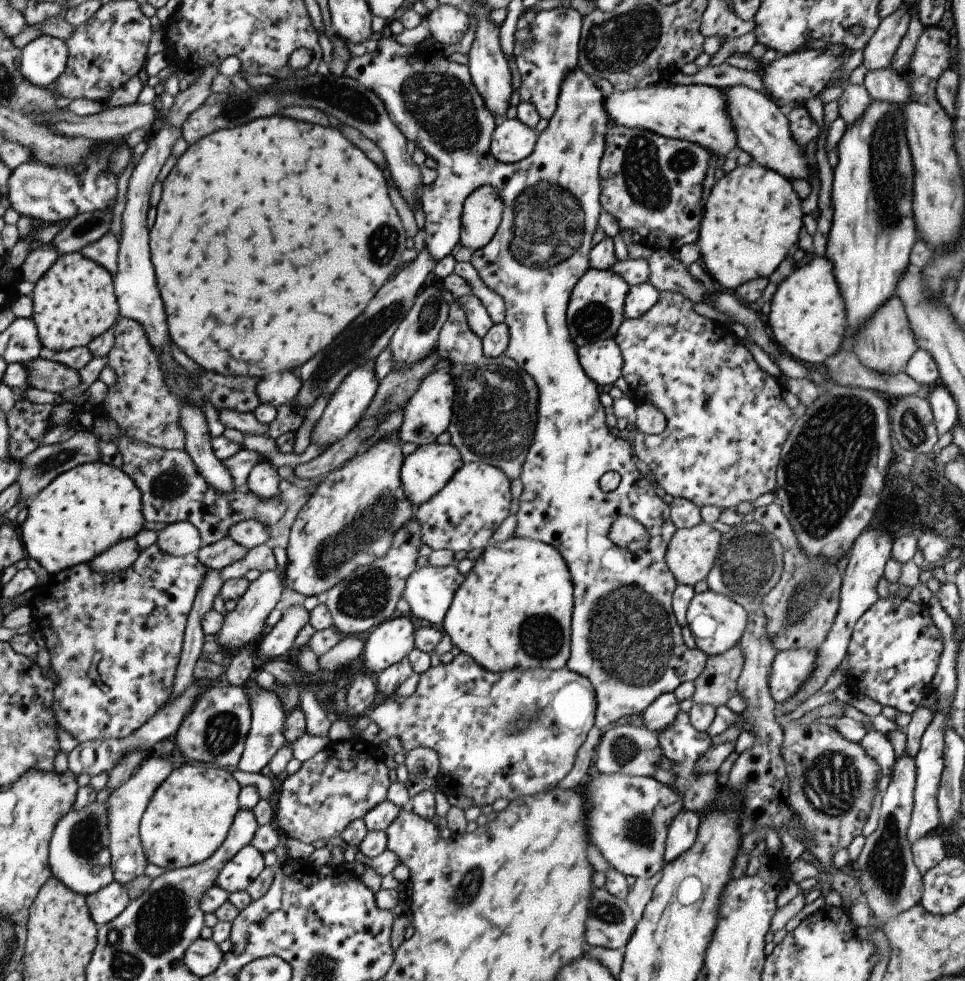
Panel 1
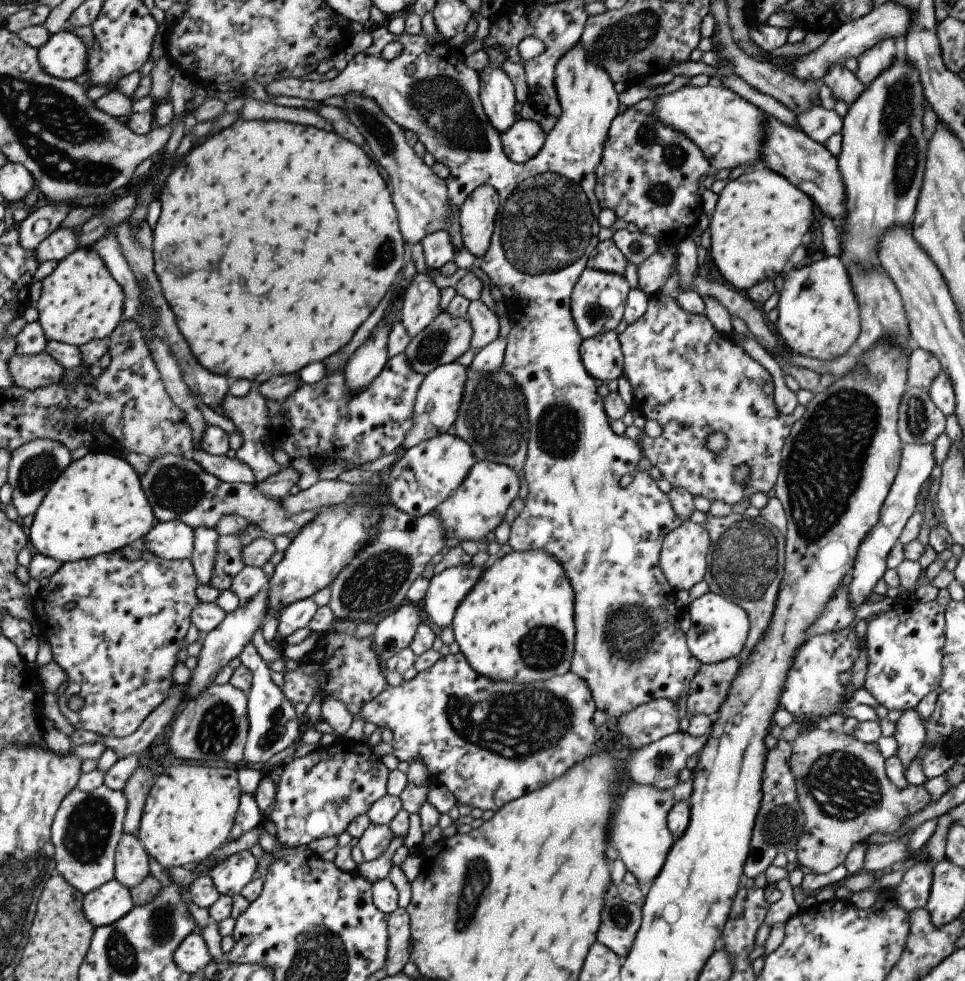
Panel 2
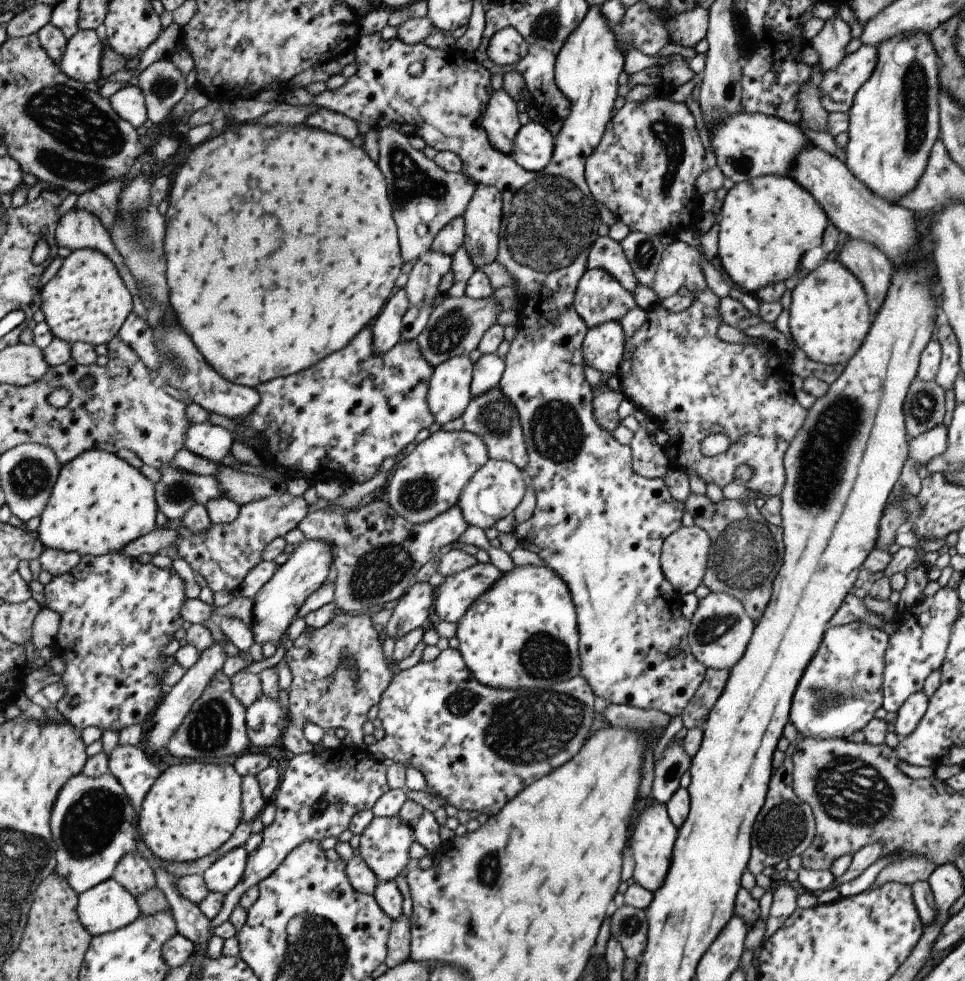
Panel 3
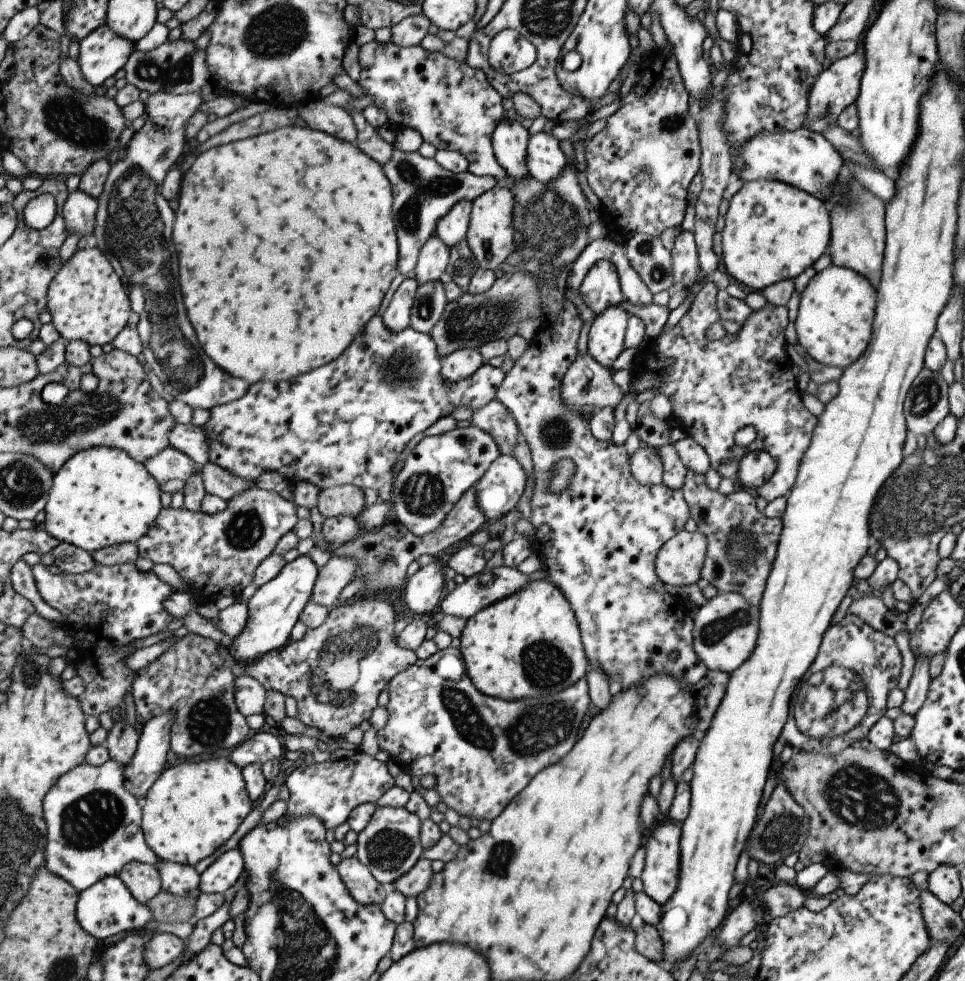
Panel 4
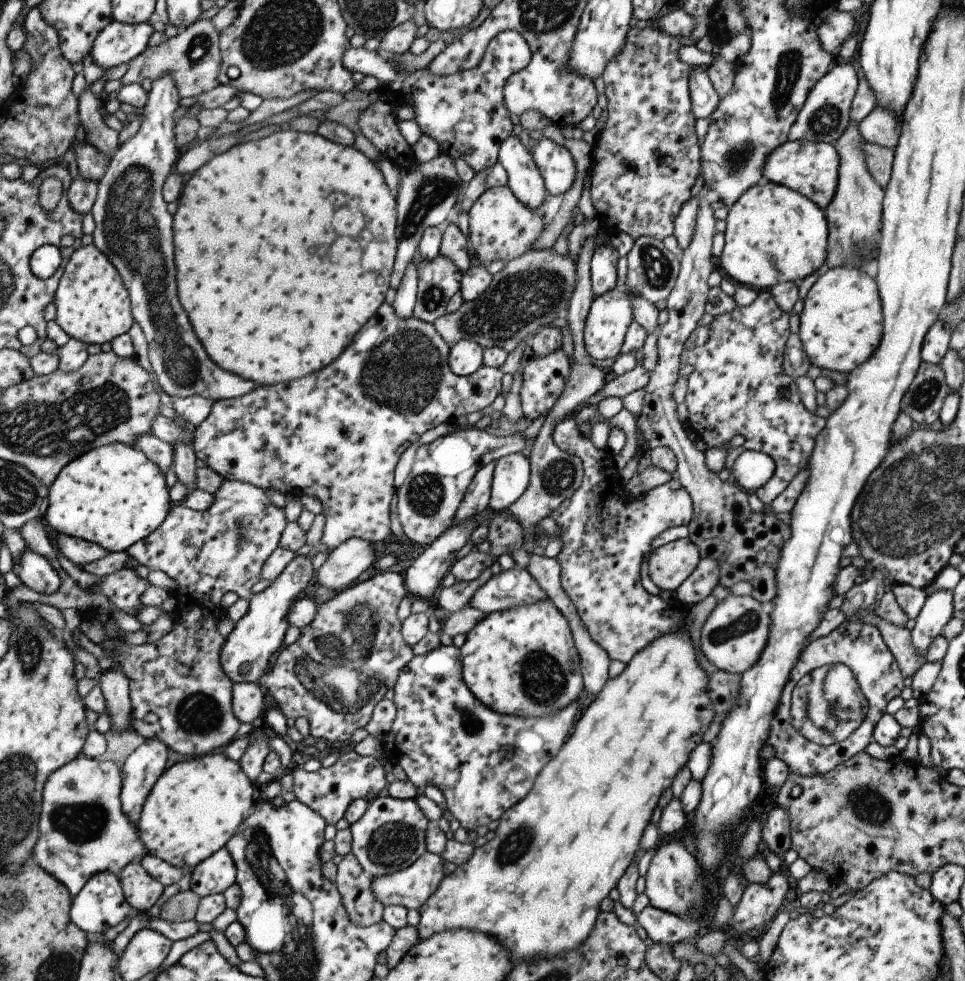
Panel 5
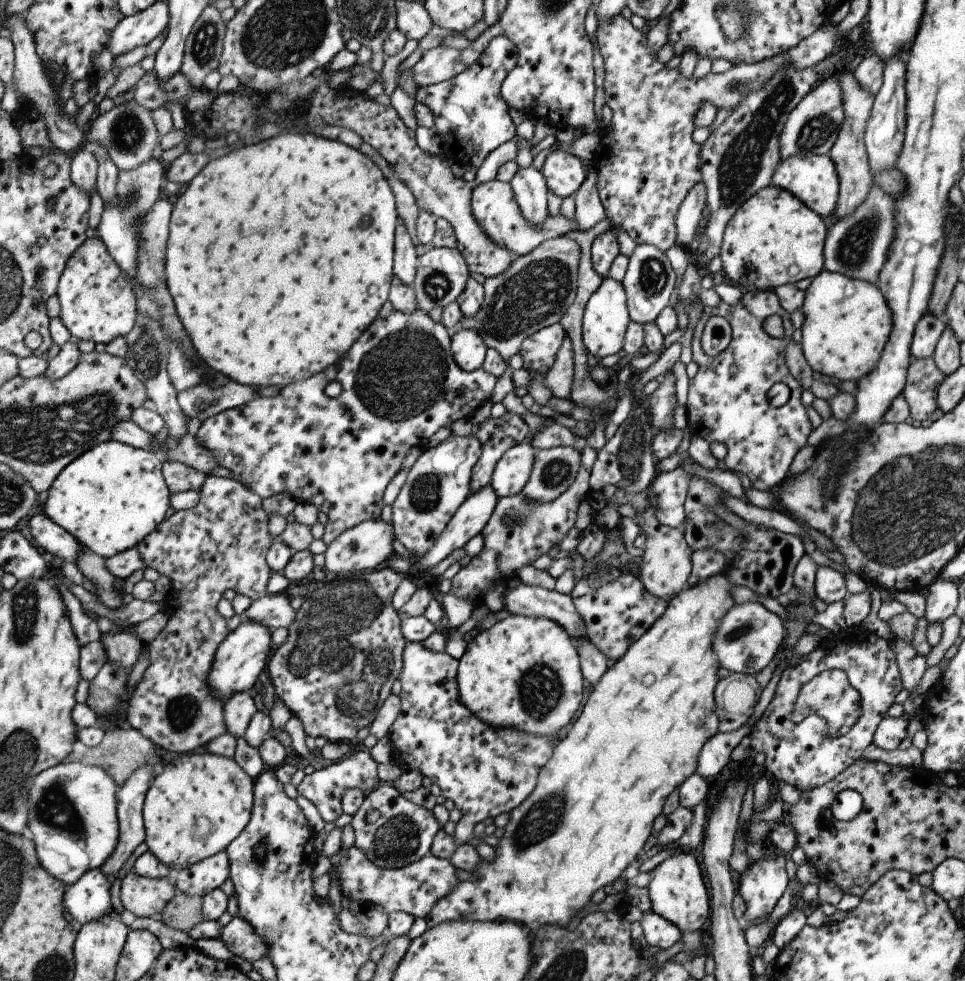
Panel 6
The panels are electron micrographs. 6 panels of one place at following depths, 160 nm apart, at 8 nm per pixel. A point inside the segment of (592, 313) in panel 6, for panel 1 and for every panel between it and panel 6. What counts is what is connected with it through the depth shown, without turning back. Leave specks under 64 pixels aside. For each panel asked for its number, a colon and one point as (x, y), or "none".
1: (601, 361)
2: (601, 355)
3: (602, 346)
4: (605, 337)
5: (609, 314)

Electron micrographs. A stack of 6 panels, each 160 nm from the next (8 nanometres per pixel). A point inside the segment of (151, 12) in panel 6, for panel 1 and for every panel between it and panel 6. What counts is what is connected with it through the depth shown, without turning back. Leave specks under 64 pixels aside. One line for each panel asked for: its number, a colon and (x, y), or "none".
1: (44, 60)
2: (66, 56)
3: (81, 59)
4: (103, 52)
5: (118, 43)

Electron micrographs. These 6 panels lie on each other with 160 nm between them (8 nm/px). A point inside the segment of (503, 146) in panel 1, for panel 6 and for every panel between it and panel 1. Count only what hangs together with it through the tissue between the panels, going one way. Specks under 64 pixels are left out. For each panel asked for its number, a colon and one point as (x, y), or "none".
2: (523, 139)
3: (533, 144)
4: (544, 160)
5: (555, 165)
6: (563, 173)

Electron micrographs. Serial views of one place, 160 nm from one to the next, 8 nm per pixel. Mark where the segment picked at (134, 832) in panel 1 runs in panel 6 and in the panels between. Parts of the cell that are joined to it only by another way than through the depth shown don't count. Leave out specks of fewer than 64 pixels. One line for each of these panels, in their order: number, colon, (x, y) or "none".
2: (131, 863)
3: (133, 872)
4: (142, 880)
5: (140, 889)
6: (142, 896)

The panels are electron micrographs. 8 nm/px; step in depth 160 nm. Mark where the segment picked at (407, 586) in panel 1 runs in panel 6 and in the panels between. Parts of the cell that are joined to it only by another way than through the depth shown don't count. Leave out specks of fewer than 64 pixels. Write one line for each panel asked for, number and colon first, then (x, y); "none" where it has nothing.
2: (446, 590)
3: (456, 594)
4: (470, 595)
5: (515, 587)
6: (526, 600)

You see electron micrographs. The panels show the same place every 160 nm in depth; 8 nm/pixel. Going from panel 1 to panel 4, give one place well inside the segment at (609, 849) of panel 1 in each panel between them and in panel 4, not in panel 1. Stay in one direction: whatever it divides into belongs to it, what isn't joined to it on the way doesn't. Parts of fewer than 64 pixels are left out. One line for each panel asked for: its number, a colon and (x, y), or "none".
2: (638, 832)
3: (651, 839)
4: (659, 875)

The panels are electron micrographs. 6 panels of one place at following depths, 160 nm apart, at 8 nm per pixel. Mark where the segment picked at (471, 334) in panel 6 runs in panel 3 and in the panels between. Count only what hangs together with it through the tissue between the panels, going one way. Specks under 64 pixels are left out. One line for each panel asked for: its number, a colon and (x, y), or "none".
3: (448, 394)
4: (461, 363)
5: (465, 356)

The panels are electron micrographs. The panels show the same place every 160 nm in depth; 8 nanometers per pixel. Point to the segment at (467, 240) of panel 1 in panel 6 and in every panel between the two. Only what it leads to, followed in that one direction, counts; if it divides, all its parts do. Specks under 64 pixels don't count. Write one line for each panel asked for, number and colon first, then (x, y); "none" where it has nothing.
2: (477, 215)
3: (481, 217)
4: (490, 236)
5: (500, 228)
6: (492, 204)

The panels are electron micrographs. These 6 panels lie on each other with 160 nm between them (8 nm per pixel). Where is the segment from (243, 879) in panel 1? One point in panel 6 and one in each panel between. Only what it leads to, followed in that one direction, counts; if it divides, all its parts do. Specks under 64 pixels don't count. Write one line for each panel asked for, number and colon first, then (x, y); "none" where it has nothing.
2: (229, 875)
3: (224, 872)
4: (223, 872)
5: (214, 874)
6: (198, 880)

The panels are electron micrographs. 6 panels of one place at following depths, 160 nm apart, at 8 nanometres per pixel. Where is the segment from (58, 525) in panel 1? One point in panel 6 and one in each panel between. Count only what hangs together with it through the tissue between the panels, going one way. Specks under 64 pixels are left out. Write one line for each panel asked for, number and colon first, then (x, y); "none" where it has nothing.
2: (97, 506)
3: (100, 503)
4: (101, 497)
5: (114, 496)
6: (111, 498)

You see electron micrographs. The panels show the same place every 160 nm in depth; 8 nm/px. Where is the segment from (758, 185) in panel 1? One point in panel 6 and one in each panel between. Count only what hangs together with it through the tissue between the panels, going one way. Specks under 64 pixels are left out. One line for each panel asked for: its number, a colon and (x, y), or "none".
2: (759, 218)
3: (765, 225)
4: (772, 231)
5: (772, 234)
6: (773, 239)

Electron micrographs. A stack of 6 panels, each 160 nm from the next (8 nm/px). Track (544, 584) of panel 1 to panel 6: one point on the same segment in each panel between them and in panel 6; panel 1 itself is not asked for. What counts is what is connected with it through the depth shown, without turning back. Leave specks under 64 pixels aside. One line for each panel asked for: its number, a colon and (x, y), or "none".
2: (516, 625)
3: (521, 632)
4: (526, 645)
5: (522, 661)
6: (523, 672)

